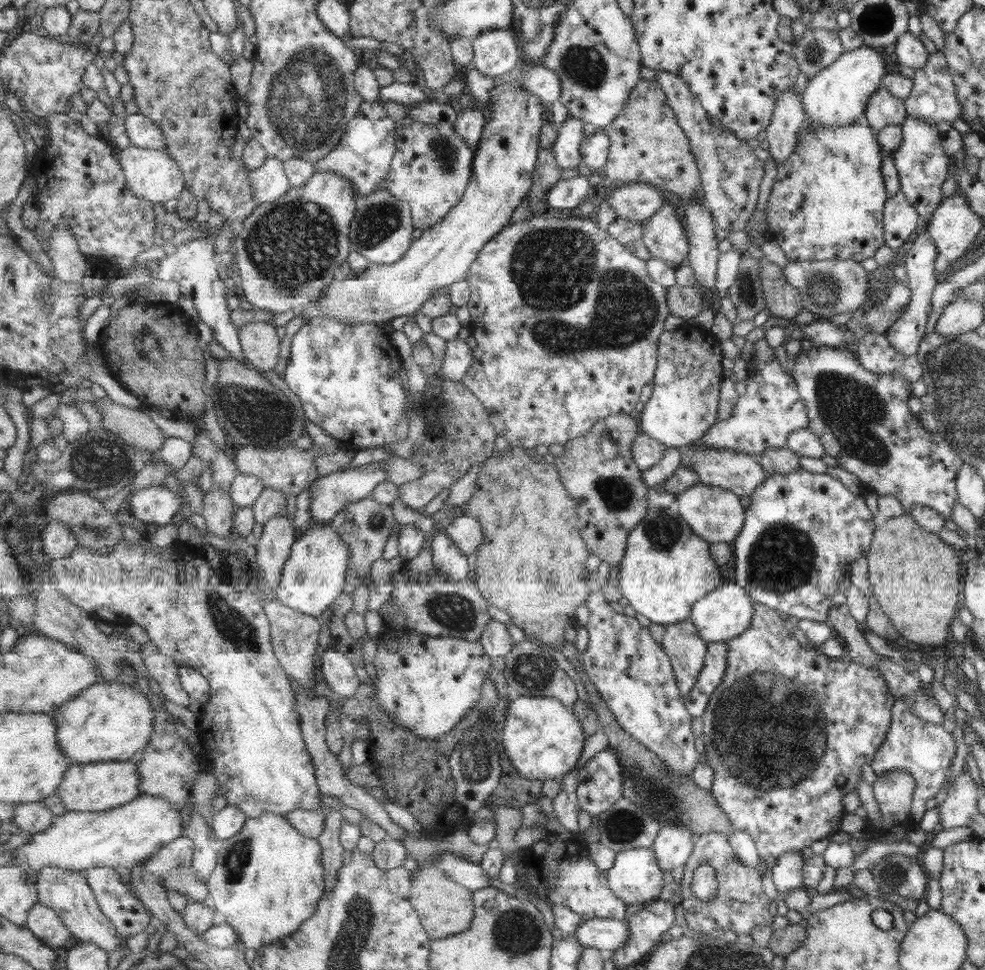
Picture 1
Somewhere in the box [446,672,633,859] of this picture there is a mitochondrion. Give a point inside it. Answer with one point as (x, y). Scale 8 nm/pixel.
(483, 745)

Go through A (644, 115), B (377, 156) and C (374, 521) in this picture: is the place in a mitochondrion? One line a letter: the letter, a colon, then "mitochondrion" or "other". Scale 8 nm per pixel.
A: other
B: other
C: mitochondrion

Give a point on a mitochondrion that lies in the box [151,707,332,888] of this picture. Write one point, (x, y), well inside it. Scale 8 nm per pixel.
(236, 860)

